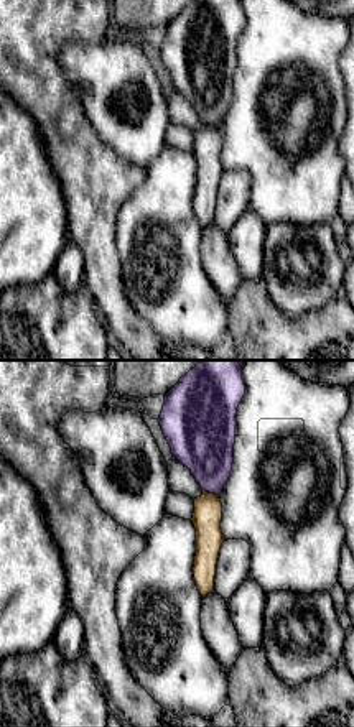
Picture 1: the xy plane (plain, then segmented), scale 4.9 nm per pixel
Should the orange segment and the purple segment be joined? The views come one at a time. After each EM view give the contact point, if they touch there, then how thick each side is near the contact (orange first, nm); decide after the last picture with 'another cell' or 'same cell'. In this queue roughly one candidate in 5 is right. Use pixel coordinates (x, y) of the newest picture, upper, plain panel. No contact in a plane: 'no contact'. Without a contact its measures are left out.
contact (211, 125); calibres 140 and 280 nm

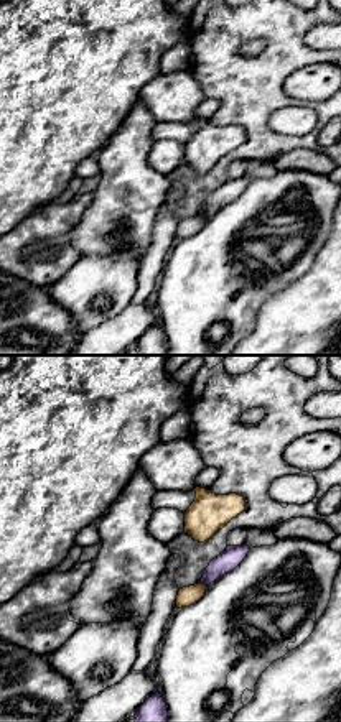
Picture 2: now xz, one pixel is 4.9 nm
contact (203, 216); calibres 90 and 100 nm

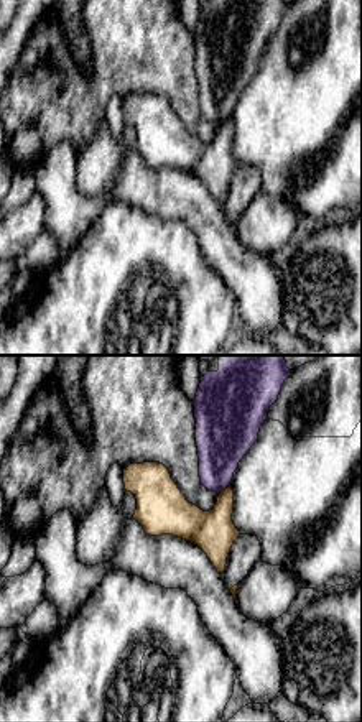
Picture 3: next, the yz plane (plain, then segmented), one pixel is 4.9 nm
contact (226, 120); calibres 200 and 260 nm

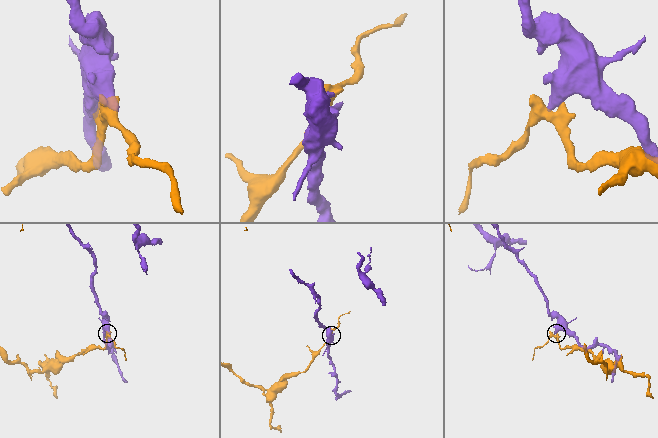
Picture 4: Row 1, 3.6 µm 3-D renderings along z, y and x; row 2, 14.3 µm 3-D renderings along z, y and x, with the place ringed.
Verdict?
another cell

